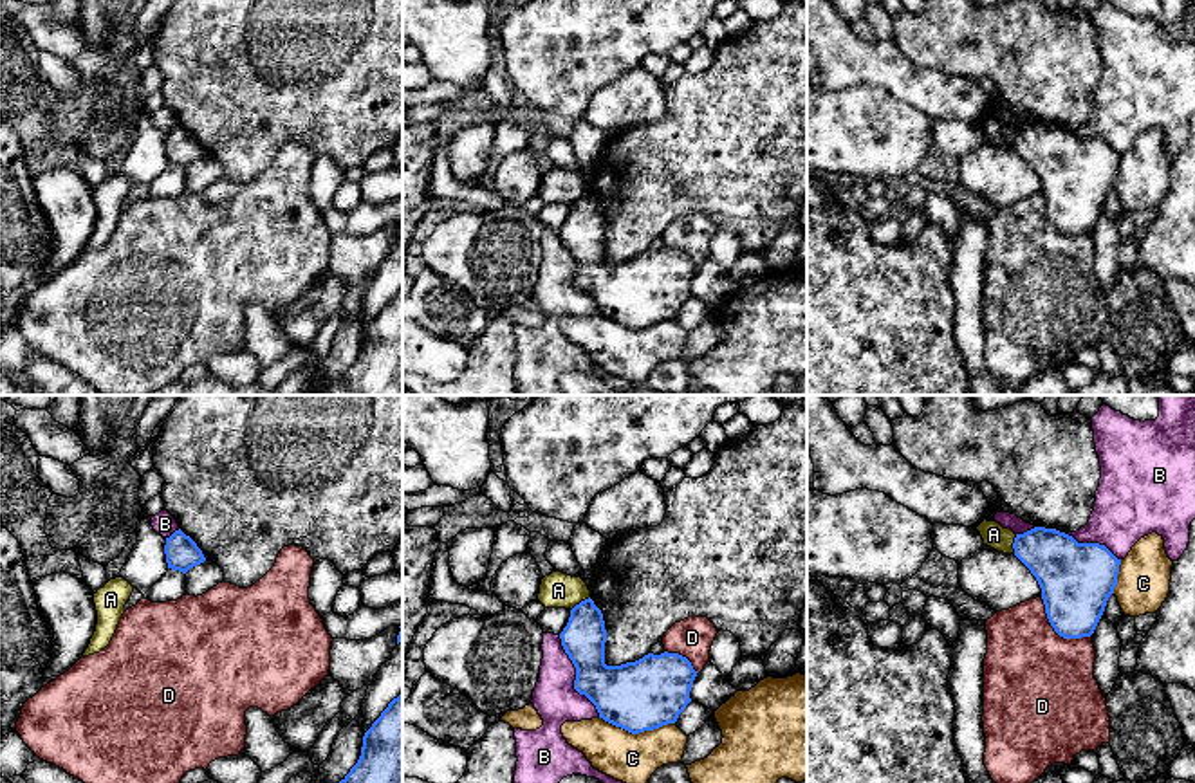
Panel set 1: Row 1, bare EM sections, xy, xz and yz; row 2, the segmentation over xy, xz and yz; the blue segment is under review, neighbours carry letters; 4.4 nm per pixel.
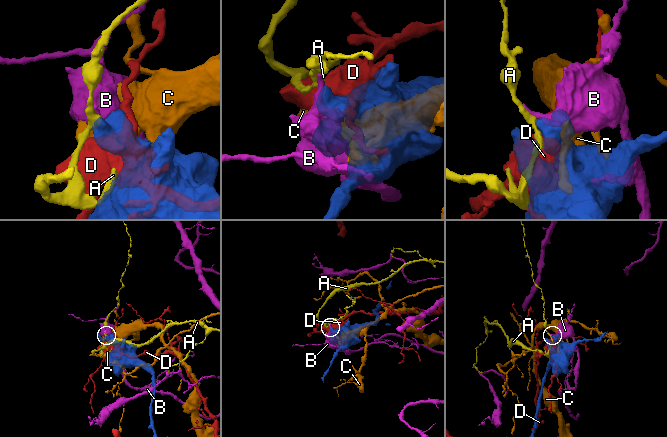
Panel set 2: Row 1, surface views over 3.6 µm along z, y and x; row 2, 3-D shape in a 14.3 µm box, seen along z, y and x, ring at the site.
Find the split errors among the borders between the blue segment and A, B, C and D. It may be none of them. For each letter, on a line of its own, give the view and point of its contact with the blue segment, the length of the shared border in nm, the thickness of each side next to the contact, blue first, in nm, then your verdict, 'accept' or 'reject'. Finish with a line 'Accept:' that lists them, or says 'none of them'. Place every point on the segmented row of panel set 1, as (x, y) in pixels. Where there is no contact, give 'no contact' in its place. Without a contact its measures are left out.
A: contact xz (582, 601); length 110 nm; calibres 200 and 160 nm; reject
B: contact xz (576, 677); length 420 nm; calibres 280 and 200 nm; reject
C: contact xz (638, 733); length 340 nm; calibres 320 and 220 nm; reject
D: contact yz (1056, 632); length 280 nm; calibres 320 and 480 nm; reject
Accept: none of them

